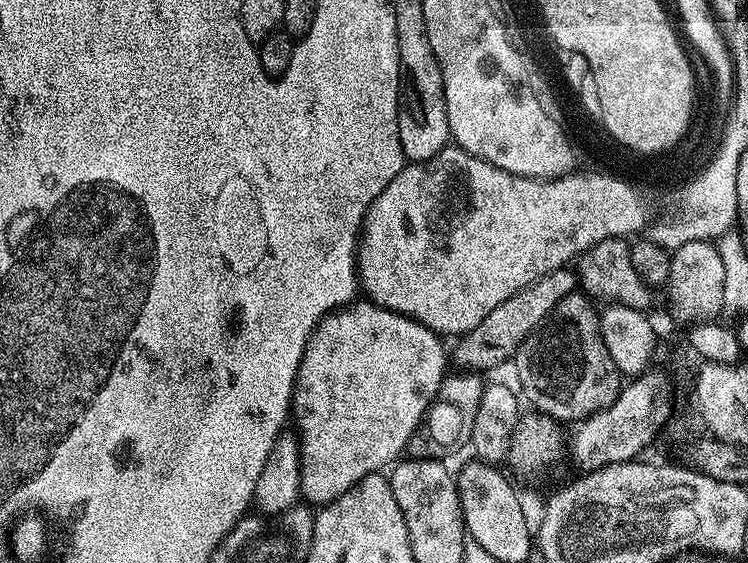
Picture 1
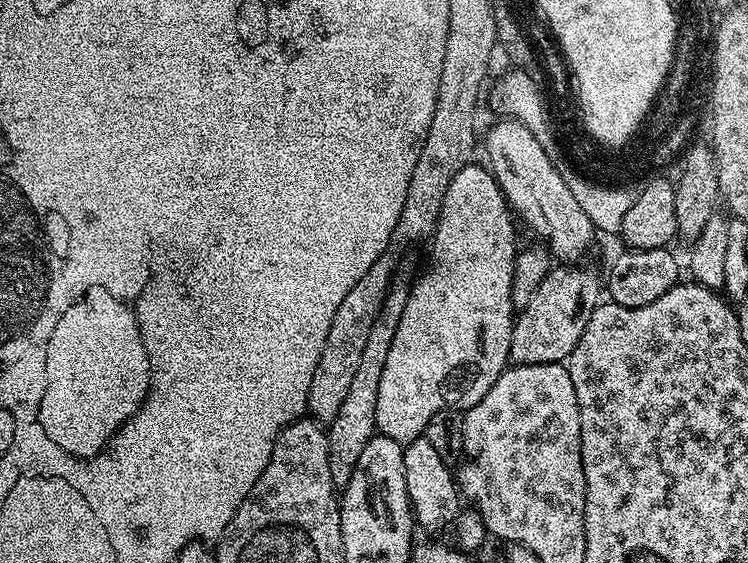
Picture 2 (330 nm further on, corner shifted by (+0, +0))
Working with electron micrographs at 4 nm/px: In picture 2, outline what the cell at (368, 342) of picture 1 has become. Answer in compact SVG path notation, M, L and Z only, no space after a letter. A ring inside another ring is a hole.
M473 162L458 170L446 189L440 221L430 237L432 265L417 280L415 277L409 287L406 310L402 310L402 319L398 321L398 330L382 369L382 382L378 382L376 431L399 444L409 444L422 436L438 410L474 407L510 364L508 355L514 323L512 283L518 251L516 226L512 222L514 213L491 171L484 166L479 168L478 164Z

